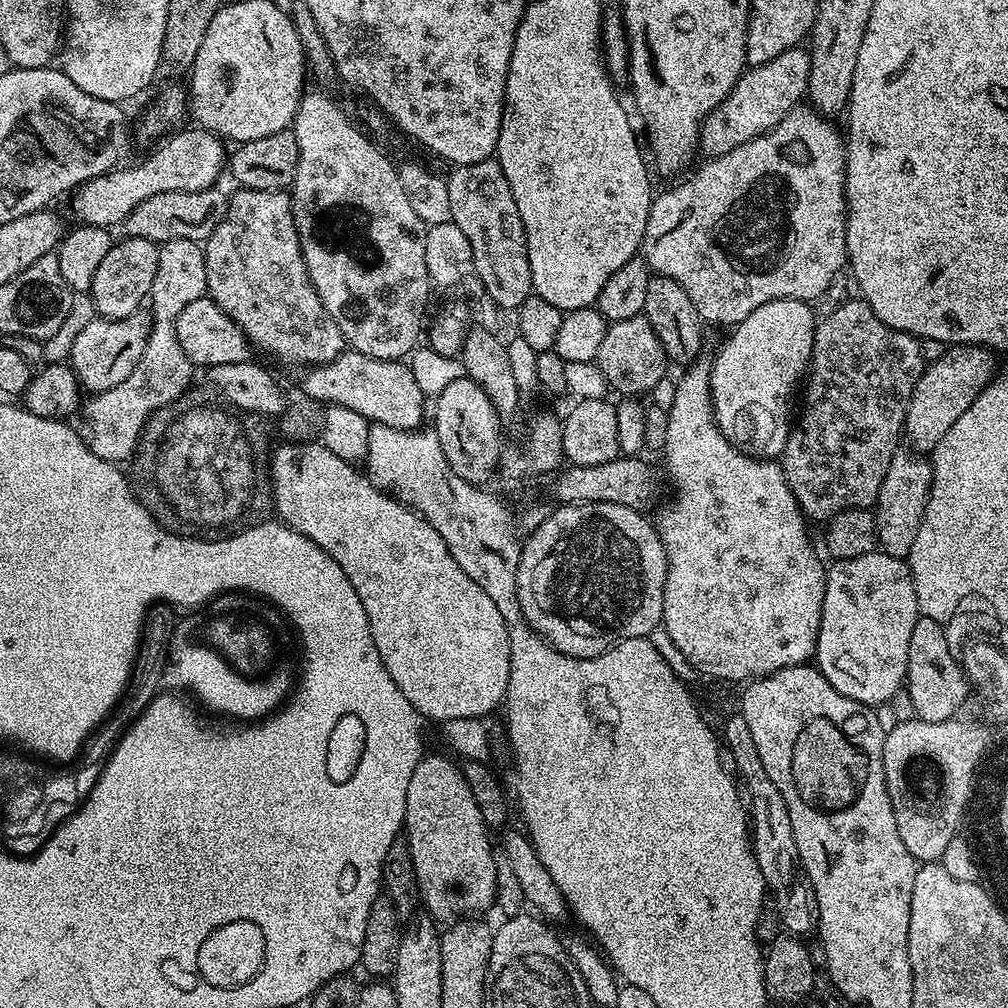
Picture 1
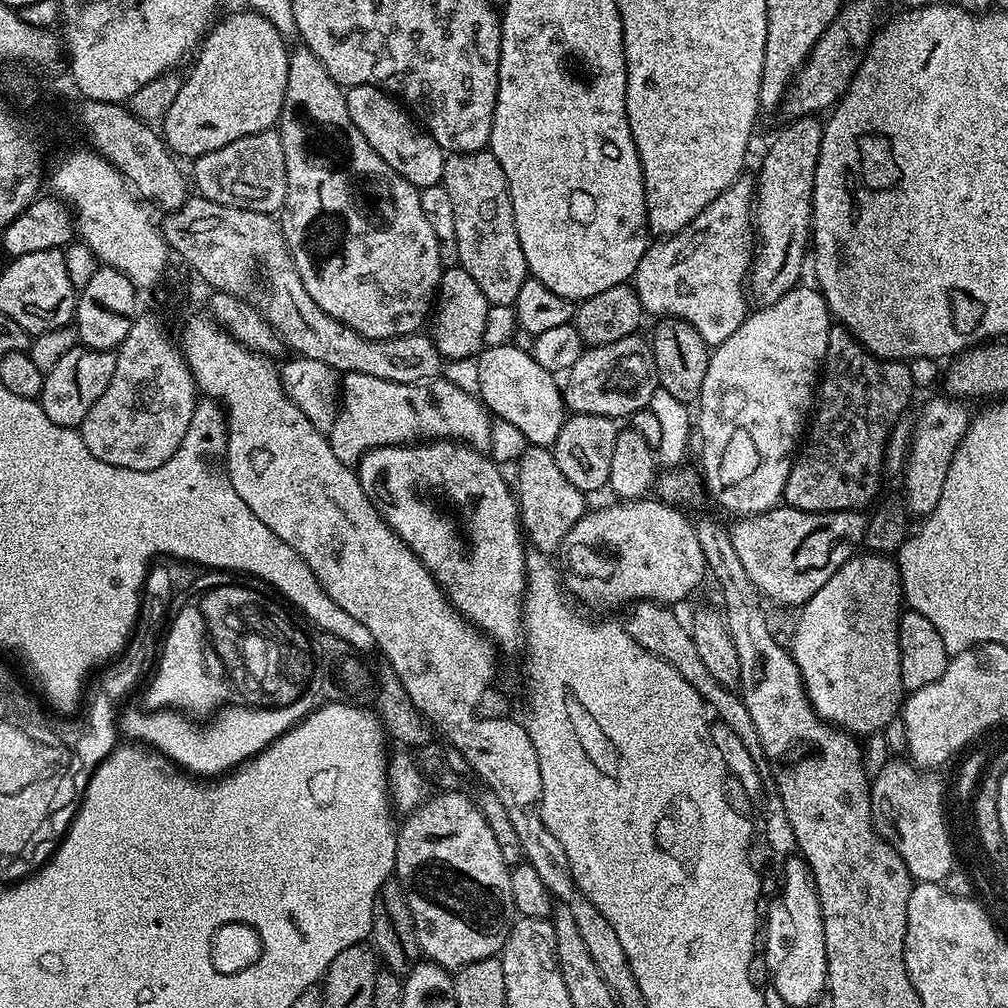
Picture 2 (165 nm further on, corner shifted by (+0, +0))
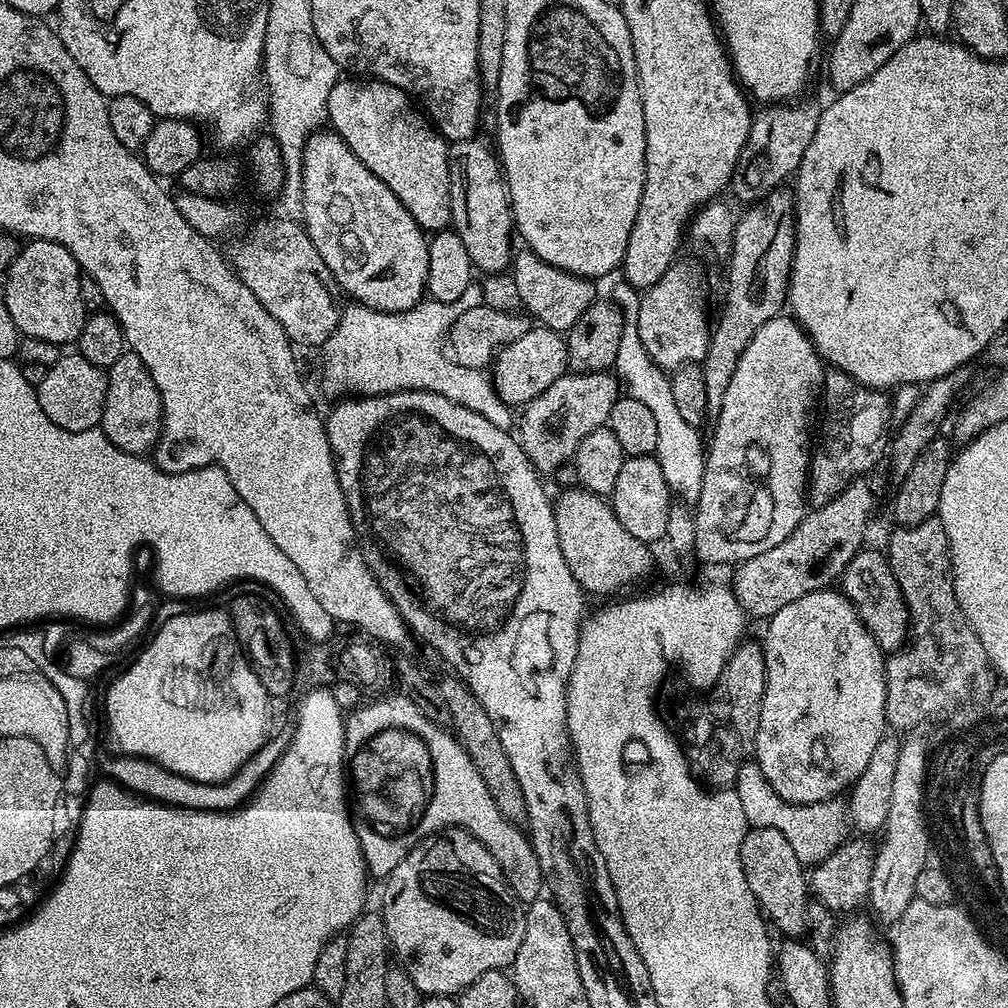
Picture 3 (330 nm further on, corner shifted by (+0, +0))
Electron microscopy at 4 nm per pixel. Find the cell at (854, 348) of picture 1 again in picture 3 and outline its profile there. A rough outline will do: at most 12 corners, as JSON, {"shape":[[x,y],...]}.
{"shape":[[824,373],[806,496],[830,502],[885,459],[883,391]]}

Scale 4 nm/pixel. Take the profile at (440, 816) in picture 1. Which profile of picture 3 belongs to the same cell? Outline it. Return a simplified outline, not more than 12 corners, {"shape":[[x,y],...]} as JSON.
{"shape":[[464,828],[383,884],[395,963],[425,997],[507,969],[525,905]]}

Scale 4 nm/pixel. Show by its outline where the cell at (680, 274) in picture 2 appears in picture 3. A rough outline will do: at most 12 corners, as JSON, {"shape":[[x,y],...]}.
{"shape":[[673,264],[643,289],[634,332],[658,367],[703,361],[699,270]]}

